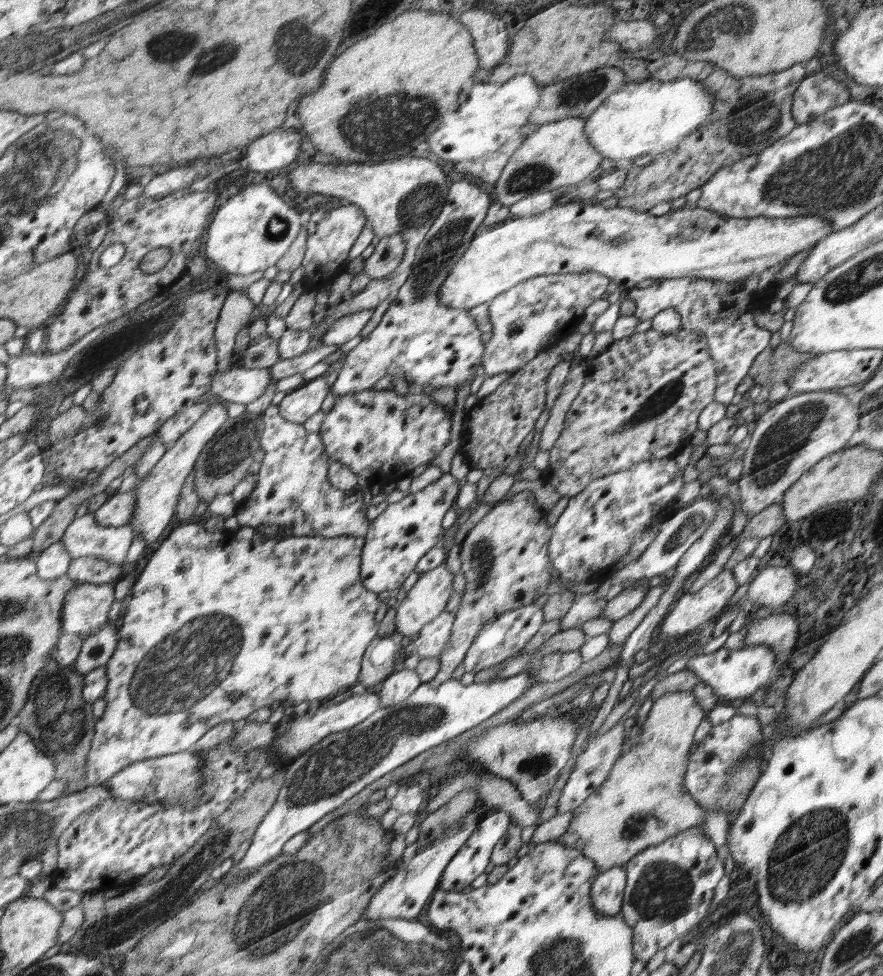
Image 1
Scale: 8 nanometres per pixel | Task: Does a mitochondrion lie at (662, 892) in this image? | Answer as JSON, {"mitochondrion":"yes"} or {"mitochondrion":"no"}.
{"mitochondrion":"yes"}

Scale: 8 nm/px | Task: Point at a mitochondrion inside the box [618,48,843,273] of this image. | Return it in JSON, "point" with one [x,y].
{"point":[755,119]}

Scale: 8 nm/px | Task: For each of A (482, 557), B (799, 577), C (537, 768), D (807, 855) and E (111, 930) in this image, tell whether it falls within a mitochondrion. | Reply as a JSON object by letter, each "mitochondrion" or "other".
{"A":"mitochondrion","B":"other","C":"mitochondrion","D":"mitochondrion","E":"mitochondrion"}

